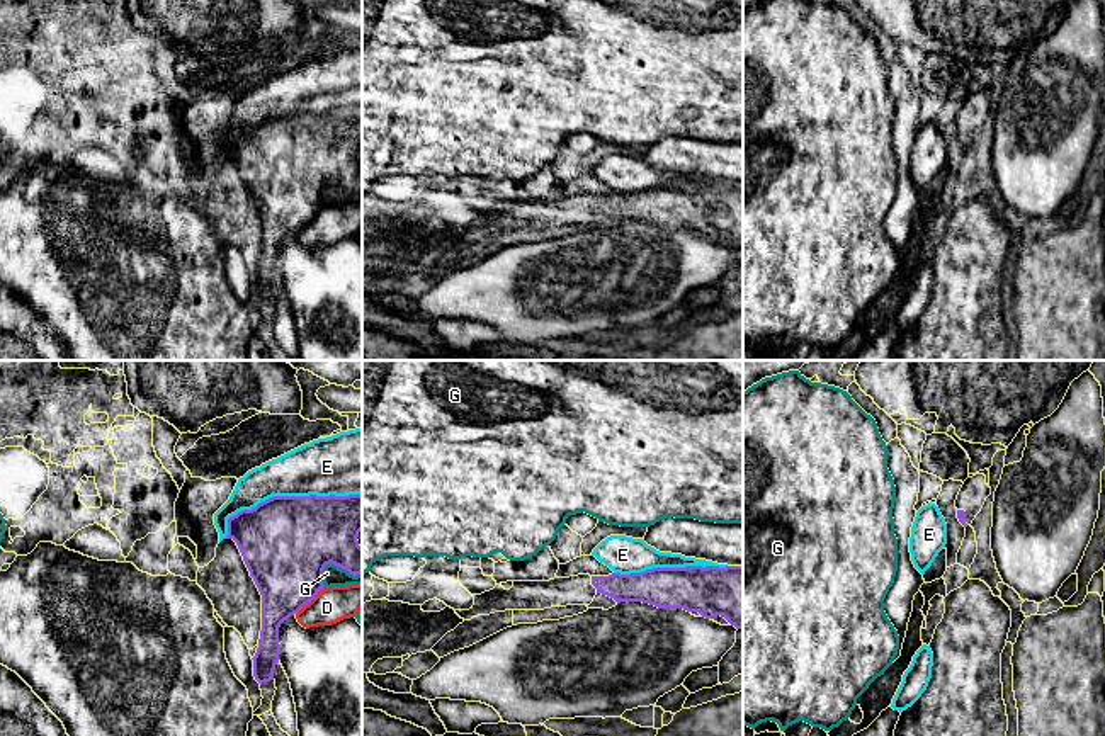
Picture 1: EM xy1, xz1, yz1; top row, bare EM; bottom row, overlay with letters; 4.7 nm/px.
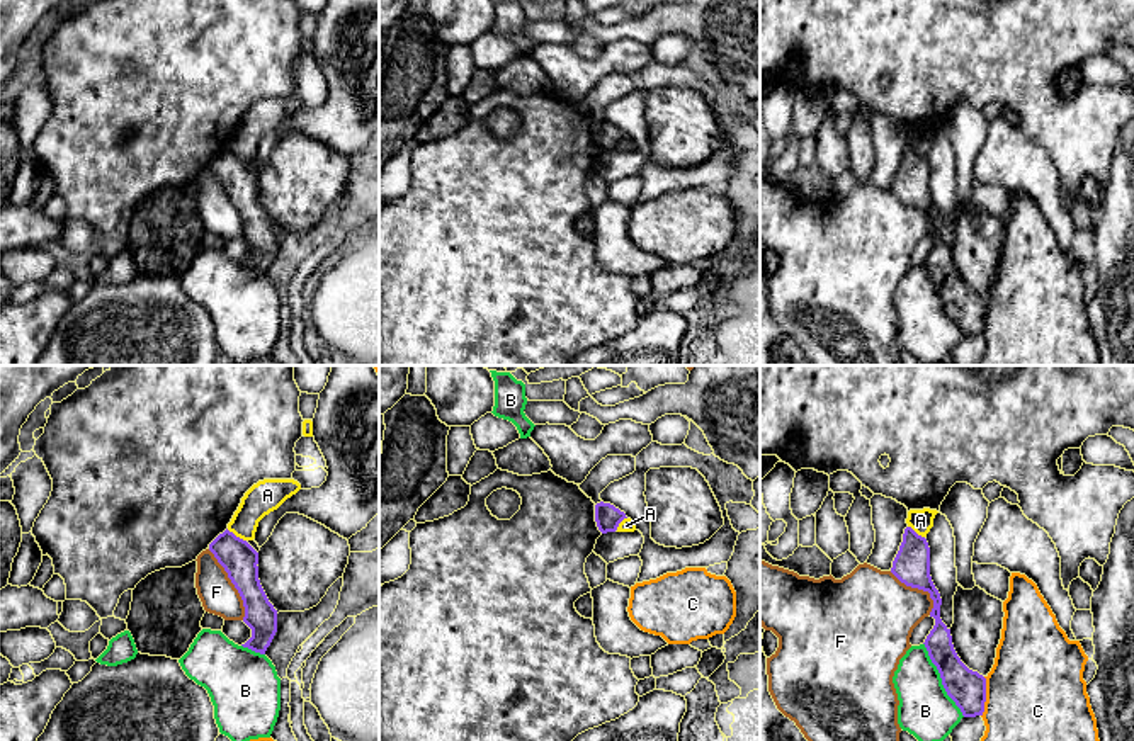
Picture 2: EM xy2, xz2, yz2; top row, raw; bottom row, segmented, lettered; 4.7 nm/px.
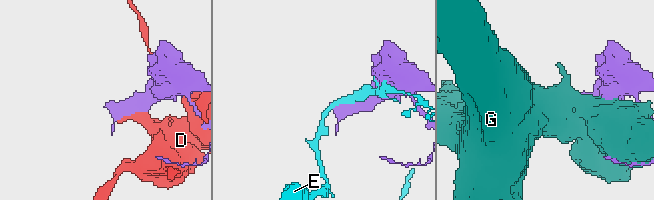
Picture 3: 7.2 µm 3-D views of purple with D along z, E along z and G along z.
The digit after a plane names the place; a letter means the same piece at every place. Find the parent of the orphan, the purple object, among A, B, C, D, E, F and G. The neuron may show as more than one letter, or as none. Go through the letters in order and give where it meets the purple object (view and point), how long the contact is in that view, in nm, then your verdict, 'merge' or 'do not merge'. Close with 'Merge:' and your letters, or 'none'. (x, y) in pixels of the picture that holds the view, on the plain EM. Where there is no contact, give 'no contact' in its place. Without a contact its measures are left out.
A: meets purple in xy2 at (235, 155); contact 110 nm long; do not merge
B: meets purple in yz2 at (942, 299); contact 400 nm long; do not merge
C: meets purple in yz2 at (985, 316); contact 190 nm long; do not merge
D: meets purple in xy1 at (310, 220); contact 190 nm long; do not merge
E: meets purple in xy1 at (284, 116); contact 700 nm long; do not merge
F: meets purple in xy2 at (233, 203); contact 380 nm long; do not merge
G: meets purple in xy1 at (334, 182); contact 200 nm long; do not merge
Merge: none

